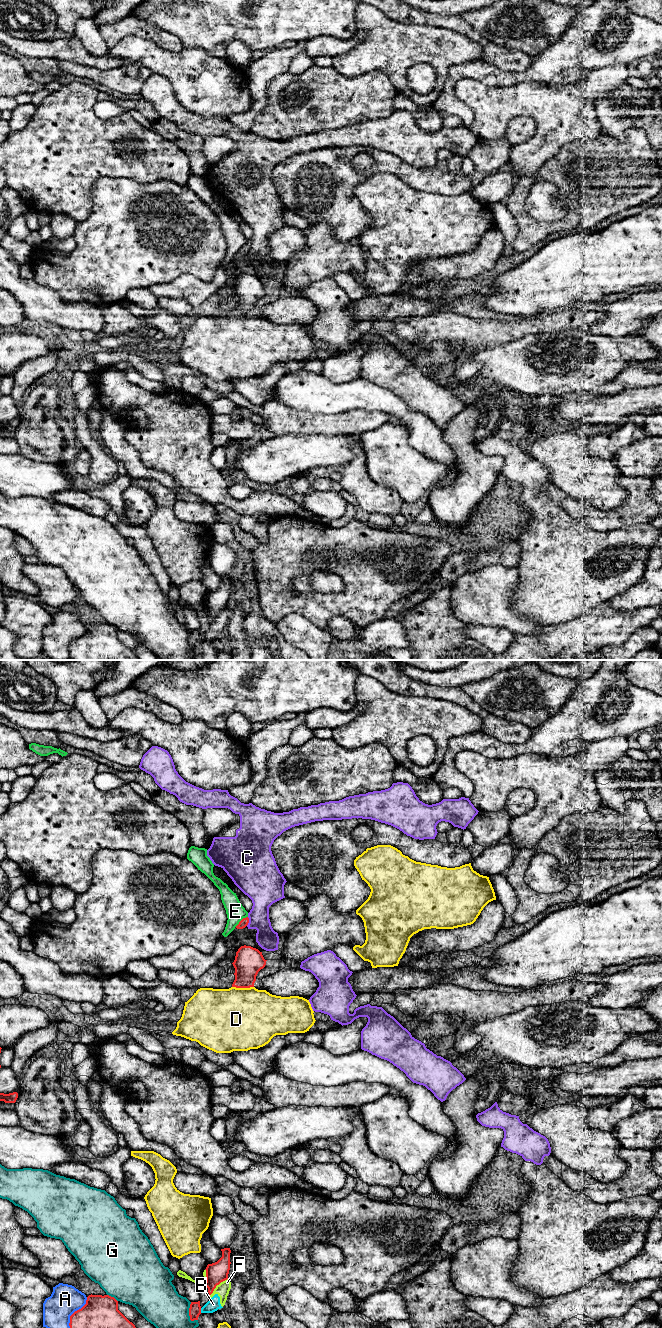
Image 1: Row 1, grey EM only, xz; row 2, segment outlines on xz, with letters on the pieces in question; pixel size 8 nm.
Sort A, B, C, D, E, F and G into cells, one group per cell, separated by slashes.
A / B F / C / D / E / G

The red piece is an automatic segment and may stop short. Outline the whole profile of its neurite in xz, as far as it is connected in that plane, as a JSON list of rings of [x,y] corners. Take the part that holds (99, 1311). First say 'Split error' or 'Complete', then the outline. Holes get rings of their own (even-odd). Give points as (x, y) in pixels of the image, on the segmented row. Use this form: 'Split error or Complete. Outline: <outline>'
Complete. Outline: [[[89,1295],[86,1304],[70,1316],[70,1328],[136,1328],[119,1310],[118,1301],[109,1295]]]

